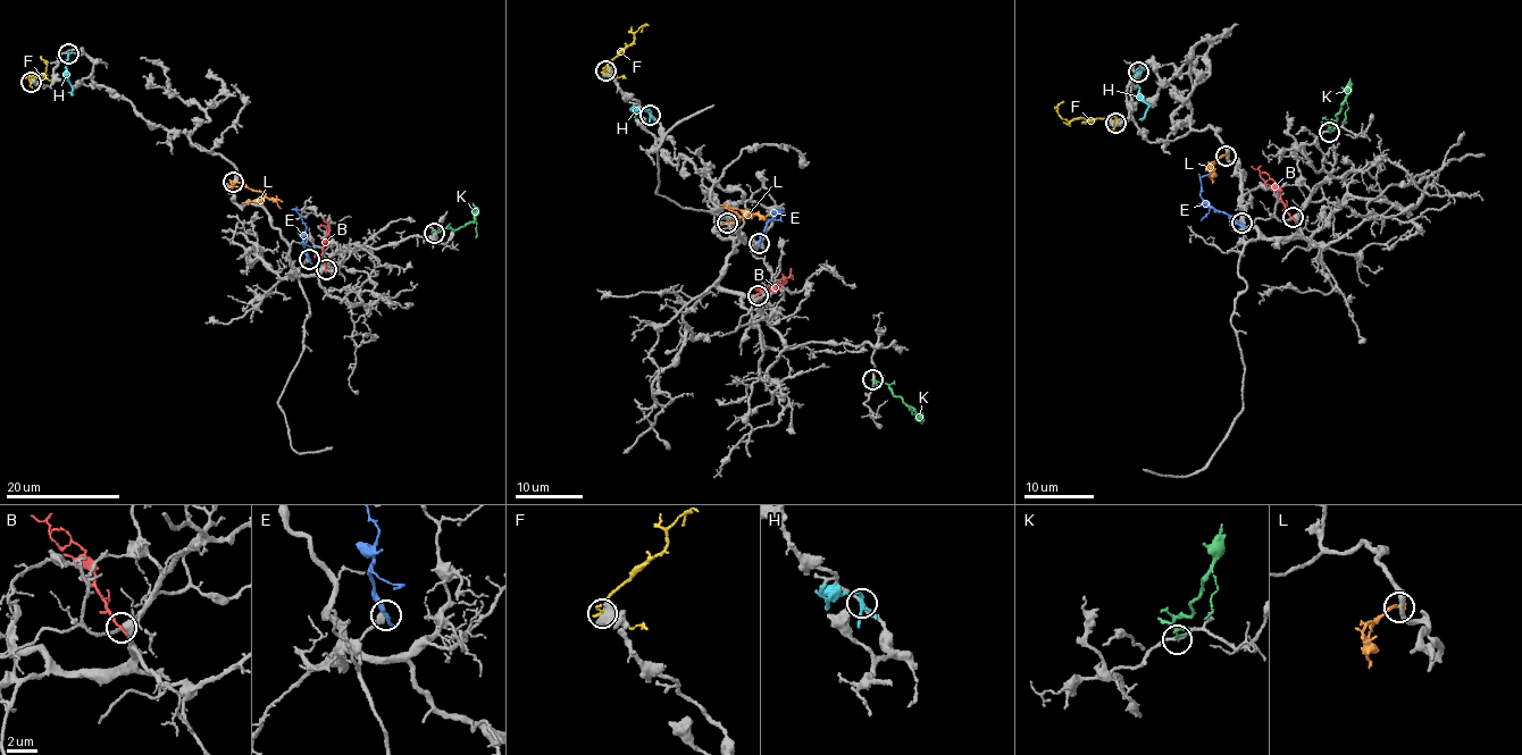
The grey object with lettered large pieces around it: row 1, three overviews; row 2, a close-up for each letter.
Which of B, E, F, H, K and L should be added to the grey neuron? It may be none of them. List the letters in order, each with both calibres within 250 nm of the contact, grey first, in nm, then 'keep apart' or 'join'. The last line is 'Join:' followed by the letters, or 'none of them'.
B: 280/200 nm | keep apart
E: 320/240 nm | keep apart
F: 750/80 nm | keep apart
H: 240/170 nm | keep apart
K: 190/130 nm | keep apart
L: 400/240 nm | keep apart
Join: none of them

